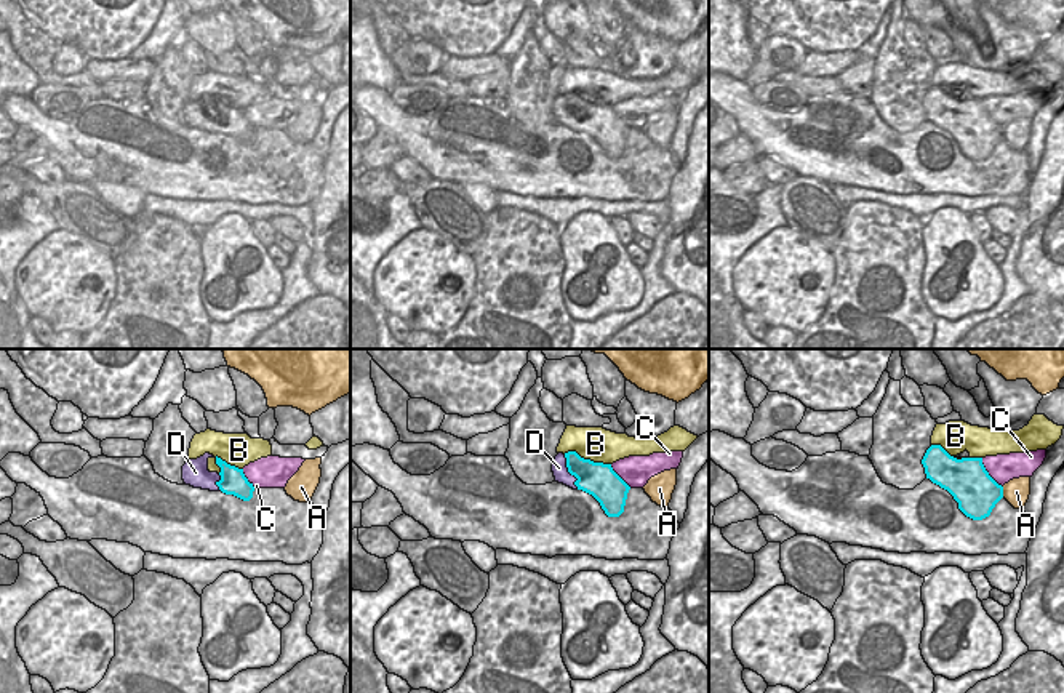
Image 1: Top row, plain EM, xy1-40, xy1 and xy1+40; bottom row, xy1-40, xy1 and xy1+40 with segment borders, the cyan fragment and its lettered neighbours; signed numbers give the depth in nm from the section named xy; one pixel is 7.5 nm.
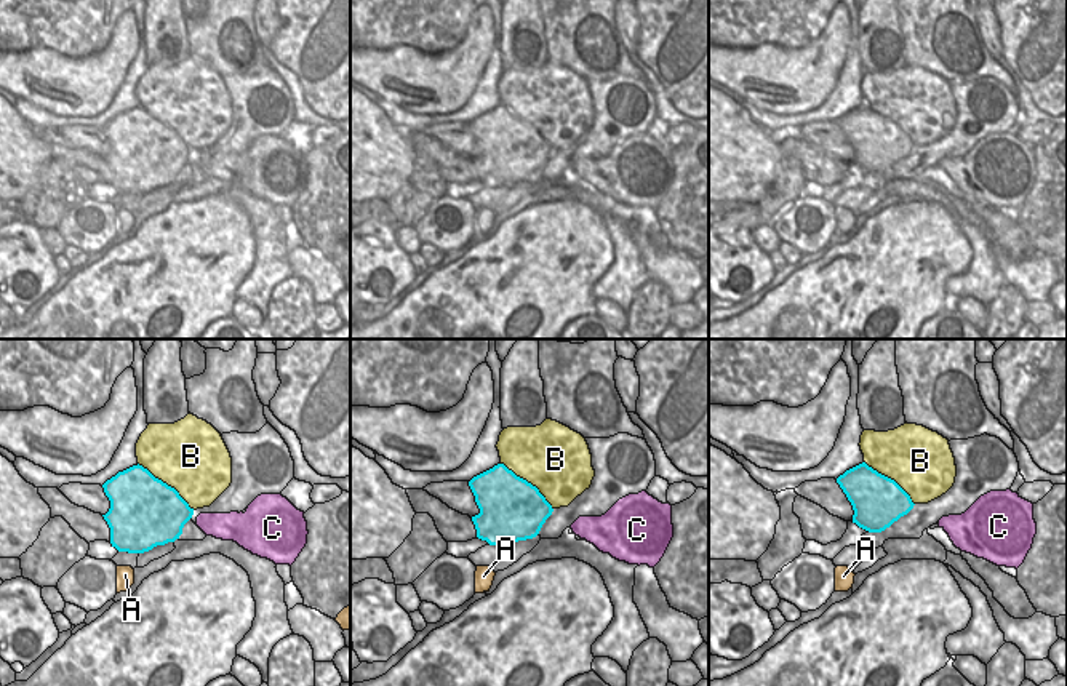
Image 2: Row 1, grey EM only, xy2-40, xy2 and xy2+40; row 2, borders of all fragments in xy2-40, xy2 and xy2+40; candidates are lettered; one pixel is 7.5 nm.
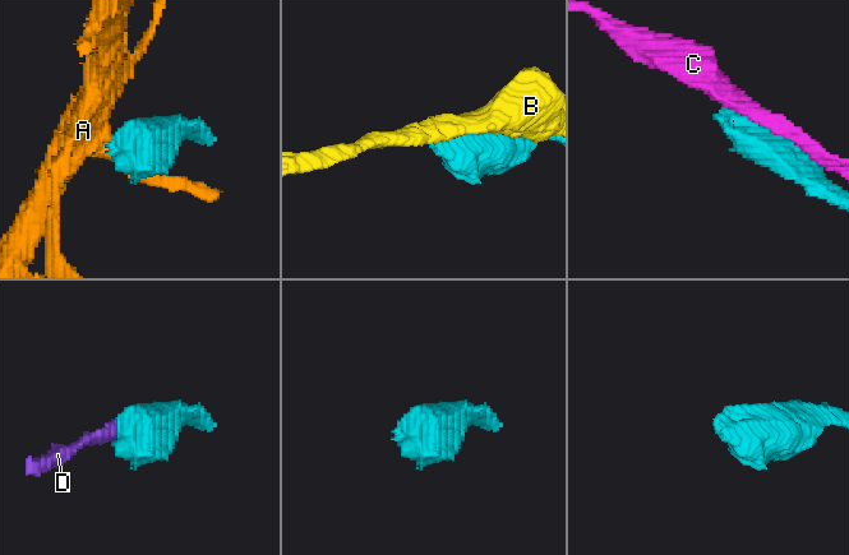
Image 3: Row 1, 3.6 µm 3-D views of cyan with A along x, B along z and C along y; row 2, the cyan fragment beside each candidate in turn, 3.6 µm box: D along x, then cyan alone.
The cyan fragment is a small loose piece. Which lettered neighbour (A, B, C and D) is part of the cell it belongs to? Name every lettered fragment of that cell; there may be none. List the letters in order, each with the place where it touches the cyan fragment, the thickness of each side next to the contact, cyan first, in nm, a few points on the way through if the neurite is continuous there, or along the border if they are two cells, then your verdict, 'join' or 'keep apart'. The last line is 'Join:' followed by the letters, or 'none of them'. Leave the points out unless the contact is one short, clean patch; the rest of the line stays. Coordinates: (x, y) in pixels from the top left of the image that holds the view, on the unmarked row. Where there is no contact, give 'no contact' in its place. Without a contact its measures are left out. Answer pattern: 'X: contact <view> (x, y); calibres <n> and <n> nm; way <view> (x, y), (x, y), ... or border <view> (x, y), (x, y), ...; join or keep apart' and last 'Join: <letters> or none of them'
A: contact xy1+40 (1002, 133); calibres 320 and 200 nm; keep apart
B: contact xy2-40 (165, 125); calibres 500 and 500 nm; keep apart
C: contact xy1+40 (988, 114); calibres 320 and 220 nm; keep apart
D: contact xy1 (570, 114); calibres 260 and 120 nm; way xy1 (597, 120), (570, 114), (559, 109); join
Join: D

